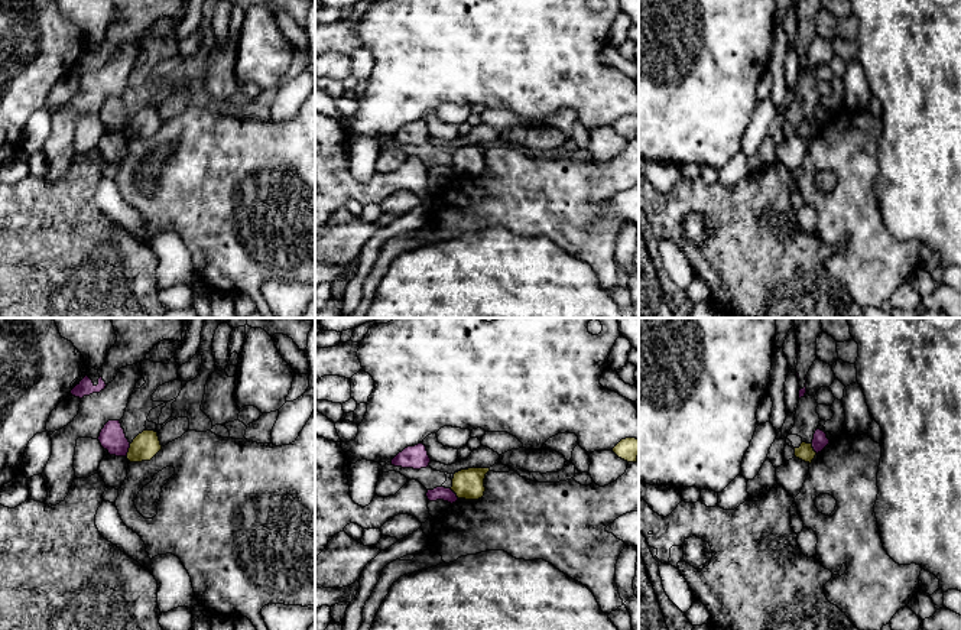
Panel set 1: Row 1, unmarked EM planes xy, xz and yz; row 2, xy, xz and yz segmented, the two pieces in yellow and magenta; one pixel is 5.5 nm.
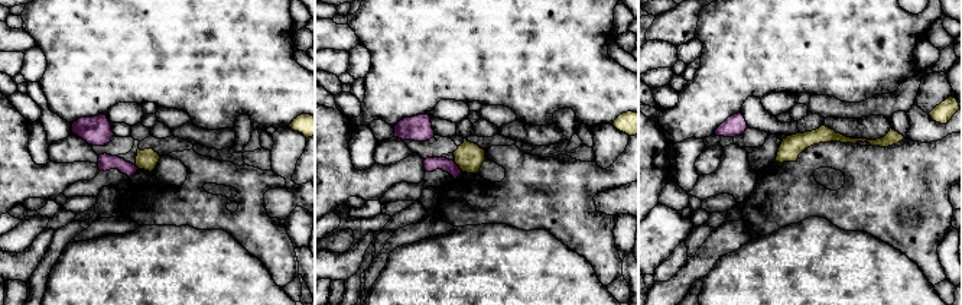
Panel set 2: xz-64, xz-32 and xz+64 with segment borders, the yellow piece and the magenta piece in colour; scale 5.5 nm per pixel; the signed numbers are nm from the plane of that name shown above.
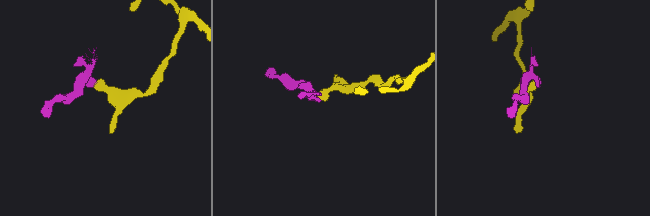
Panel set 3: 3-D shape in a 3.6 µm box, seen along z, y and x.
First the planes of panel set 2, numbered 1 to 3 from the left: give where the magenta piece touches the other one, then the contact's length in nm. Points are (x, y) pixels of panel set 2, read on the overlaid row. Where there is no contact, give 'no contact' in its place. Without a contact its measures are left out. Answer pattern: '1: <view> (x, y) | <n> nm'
1: xz-64 (137, 166) | 40 nm
2: xz-32 (458, 165) | 80 nm
3: no contact

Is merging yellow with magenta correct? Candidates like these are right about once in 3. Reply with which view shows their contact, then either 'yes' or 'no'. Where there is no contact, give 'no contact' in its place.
xy | no

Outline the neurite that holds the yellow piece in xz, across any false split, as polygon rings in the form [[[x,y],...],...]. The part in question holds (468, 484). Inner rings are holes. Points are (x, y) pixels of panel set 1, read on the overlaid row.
[[[468,468],[454,474],[451,490],[458,499],[478,500],[484,496],[484,478],[490,468]]]

